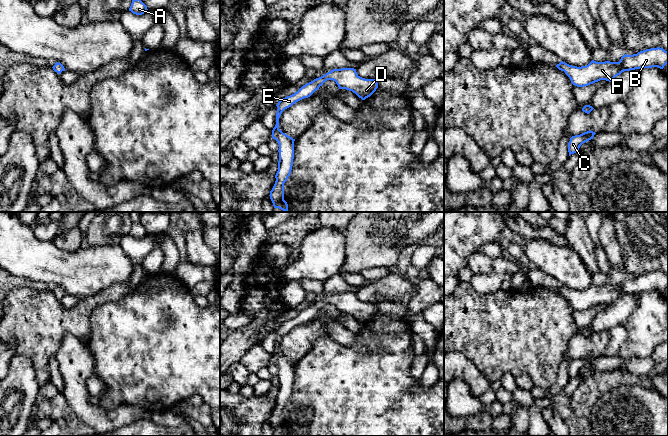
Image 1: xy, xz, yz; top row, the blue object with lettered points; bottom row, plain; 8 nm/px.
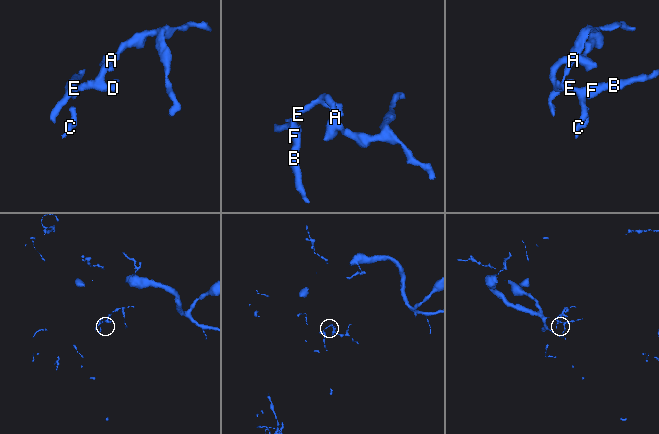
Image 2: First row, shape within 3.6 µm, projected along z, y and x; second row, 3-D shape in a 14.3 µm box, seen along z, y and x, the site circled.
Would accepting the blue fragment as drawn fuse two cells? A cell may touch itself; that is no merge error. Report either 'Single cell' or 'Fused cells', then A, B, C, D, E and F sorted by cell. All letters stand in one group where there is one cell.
Single cell. Groups: A B C D E F

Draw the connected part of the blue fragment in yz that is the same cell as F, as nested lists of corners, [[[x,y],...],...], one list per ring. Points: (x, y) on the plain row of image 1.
[[[651,272],[633,279],[623,279],[619,286],[596,286],[592,284],[586,290],[572,290],[563,285],[556,291],[564,295],[571,307],[577,311],[584,311],[600,304],[611,306],[624,295],[640,292],[658,291],[663,293],[668,287],[668,276],[663,272]]]

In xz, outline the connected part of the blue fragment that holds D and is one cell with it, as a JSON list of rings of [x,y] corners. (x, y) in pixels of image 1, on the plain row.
[[[354,292],[333,293],[325,299],[314,303],[302,310],[294,318],[282,322],[277,330],[276,349],[272,354],[272,362],[279,368],[278,395],[275,399],[276,405],[270,415],[270,423],[274,432],[288,435],[288,428],[284,424],[284,407],[291,398],[294,383],[294,365],[279,353],[279,342],[282,336],[296,326],[310,321],[327,304],[333,304],[339,313],[346,313],[355,317],[359,322],[365,324],[378,312],[377,304],[360,301]]]

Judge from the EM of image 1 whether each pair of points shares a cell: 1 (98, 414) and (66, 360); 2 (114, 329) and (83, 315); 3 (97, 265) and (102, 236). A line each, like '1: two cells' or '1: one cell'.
1: one cell
2: two cells
3: two cells

